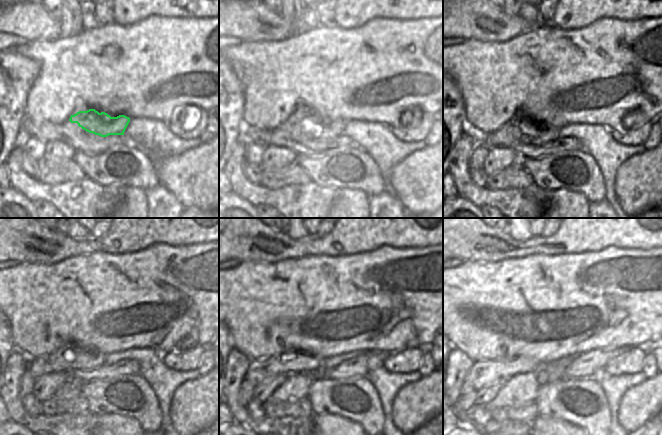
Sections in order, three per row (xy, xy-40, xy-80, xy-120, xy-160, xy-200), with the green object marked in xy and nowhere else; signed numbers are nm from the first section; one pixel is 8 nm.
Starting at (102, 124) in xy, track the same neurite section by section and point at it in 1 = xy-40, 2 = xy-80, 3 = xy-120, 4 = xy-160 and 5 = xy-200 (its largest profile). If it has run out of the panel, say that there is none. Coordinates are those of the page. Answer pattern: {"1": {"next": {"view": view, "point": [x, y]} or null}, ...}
{"1": {"next": {"view": "xy-40", "point": [305, 127]}}, "2": {"next": {"view": "xy-80", "point": [520, 130]}}, "3": {"next": {"view": "xy-120", "point": [68, 358]}}, "4": {"next": {"view": "xy-160", "point": [290, 362]}}, "5": {"next": {"view": "xy-200", "point": [482, 374]}}}

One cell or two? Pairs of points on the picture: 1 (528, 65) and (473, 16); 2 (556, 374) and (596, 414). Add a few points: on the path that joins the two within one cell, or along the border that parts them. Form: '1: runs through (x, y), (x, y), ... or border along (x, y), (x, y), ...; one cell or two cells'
1: border along (522, 33), (506, 40), (476, 40); two cells
2: border along (563, 378), (548, 383); two cells

